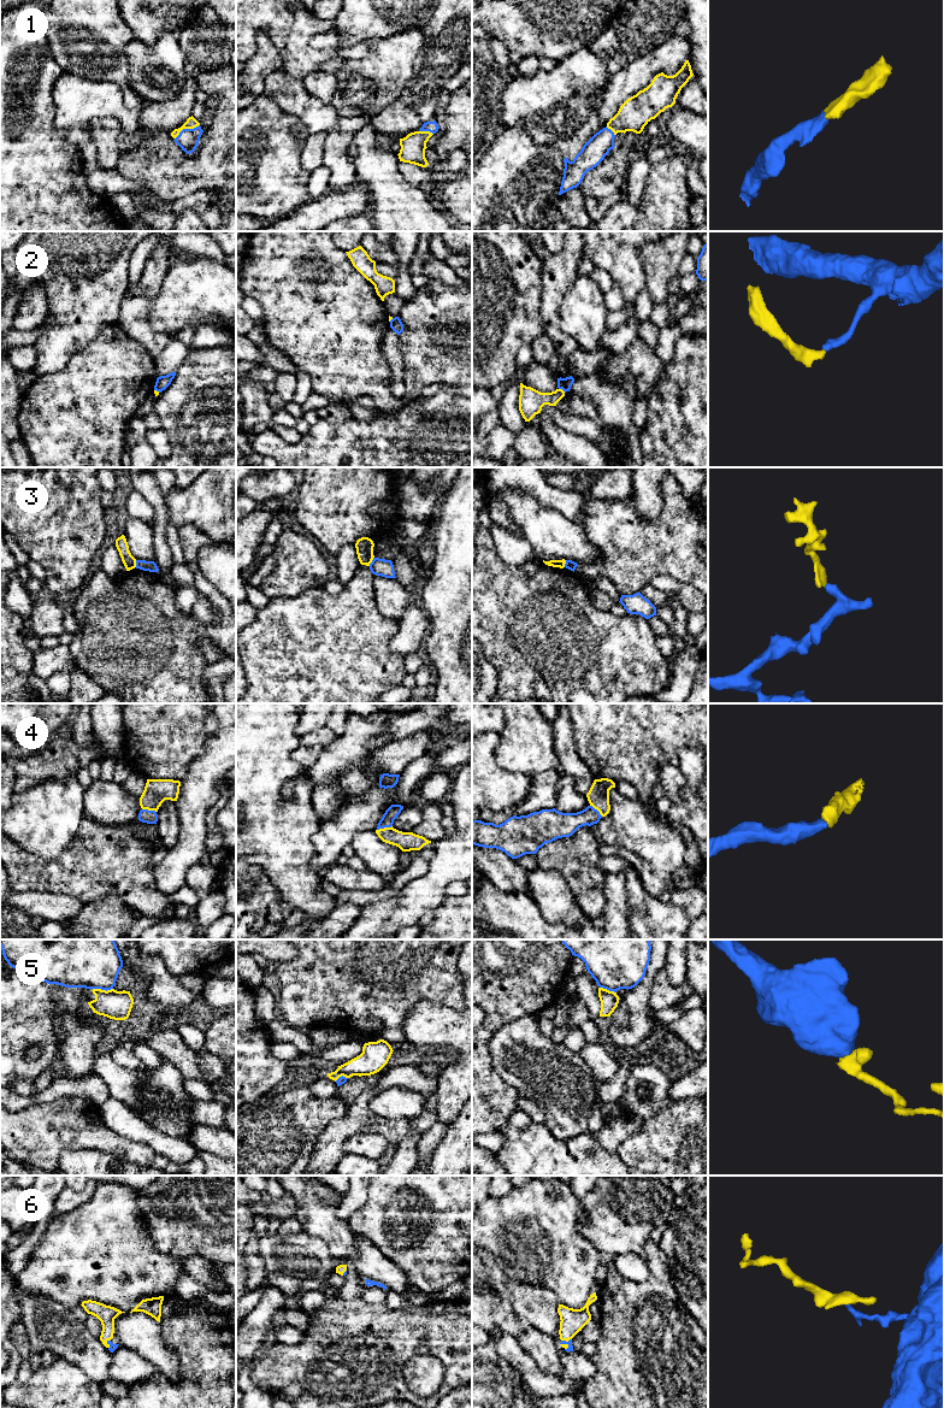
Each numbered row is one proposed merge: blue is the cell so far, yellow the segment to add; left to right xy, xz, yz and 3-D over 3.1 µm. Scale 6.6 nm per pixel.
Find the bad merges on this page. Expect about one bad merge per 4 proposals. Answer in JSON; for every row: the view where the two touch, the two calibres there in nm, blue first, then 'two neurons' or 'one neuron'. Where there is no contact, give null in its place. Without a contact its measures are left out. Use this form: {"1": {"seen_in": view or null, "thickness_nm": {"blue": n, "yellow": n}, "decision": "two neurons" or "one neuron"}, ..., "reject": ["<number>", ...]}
{"1": {"seen_in": "xy", "thickness_nm": {"blue": 140, "yellow": 70}, "decision": "one neuron"}, "2": {"seen_in": "yz", "thickness_nm": {"blue": 80, "yellow": 160}, "decision": "two neurons"}, "3": {"seen_in": "xz", "thickness_nm": {"blue": 120, "yellow": 120}, "decision": "two neurons"}, "4": {"seen_in": "xz", "thickness_nm": {"blue": 90, "yellow": 130}, "decision": "one neuron"}, "5": {"seen_in": "xy", "thickness_nm": {"blue": 420, "yellow": 190}, "decision": "two neurons"}, "6": {"seen_in": "yz", "thickness_nm": {"blue": 40, "yellow": 30}, "decision": "one neuron"}, "reject": ["2", "3", "5"]}

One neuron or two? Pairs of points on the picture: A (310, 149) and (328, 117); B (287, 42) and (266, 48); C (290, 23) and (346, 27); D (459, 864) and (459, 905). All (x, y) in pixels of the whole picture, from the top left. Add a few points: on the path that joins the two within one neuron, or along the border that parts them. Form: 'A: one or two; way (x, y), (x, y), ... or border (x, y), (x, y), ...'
A: two; border (325, 133), (316, 133), (304, 142)
B: two; border (259, 29), (266, 33), (276, 48), (281, 68)
C: two; border (332, 19), (334, 28)
D: two; border (447, 900), (435, 909)

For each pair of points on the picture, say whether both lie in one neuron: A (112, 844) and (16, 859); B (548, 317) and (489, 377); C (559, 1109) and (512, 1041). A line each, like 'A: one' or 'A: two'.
A: one
B: two
C: one

